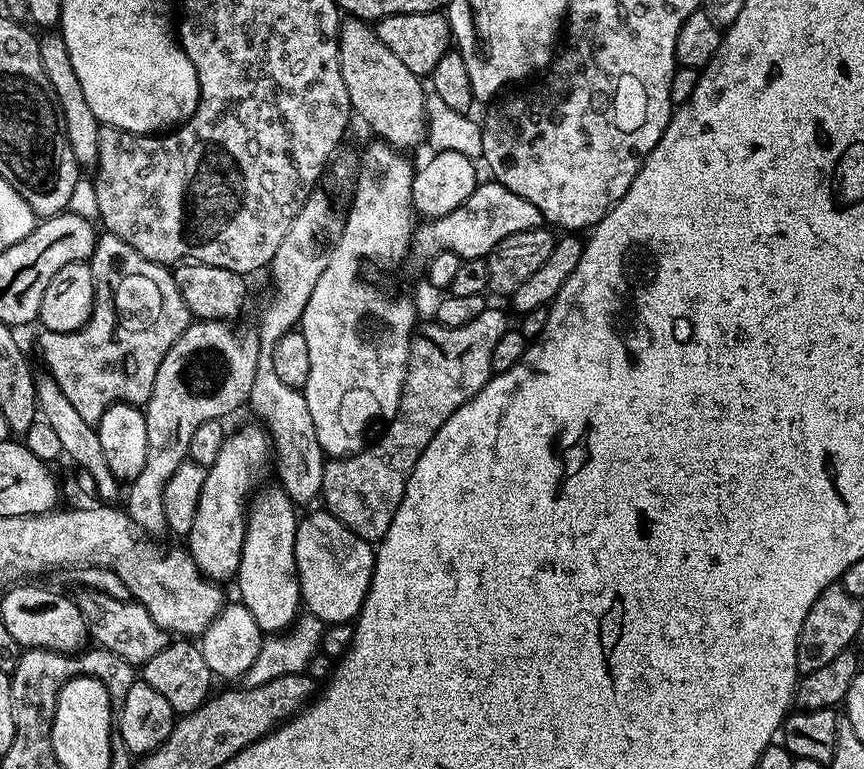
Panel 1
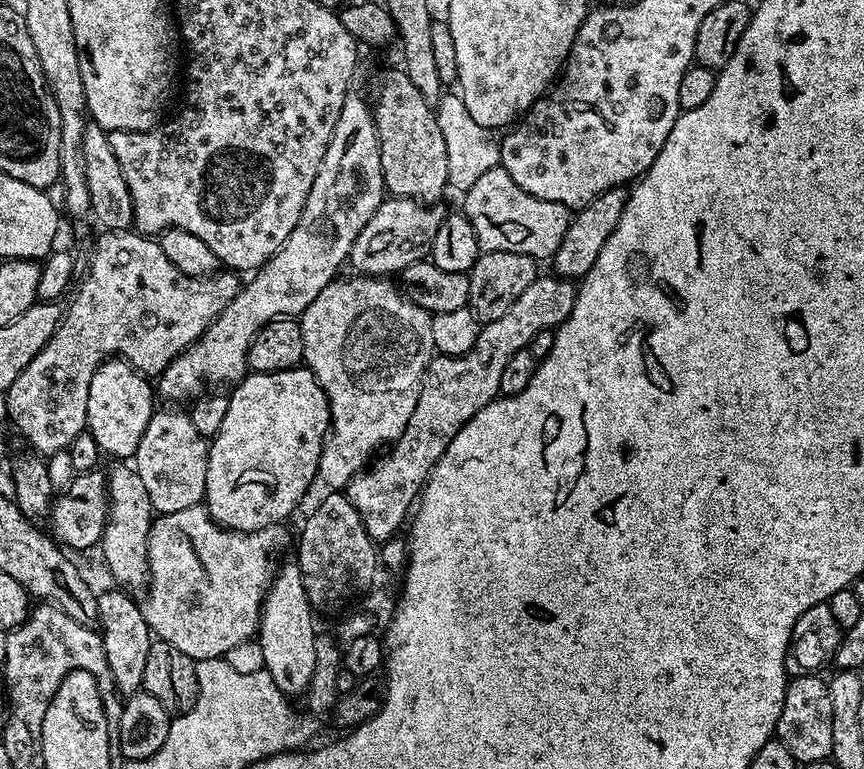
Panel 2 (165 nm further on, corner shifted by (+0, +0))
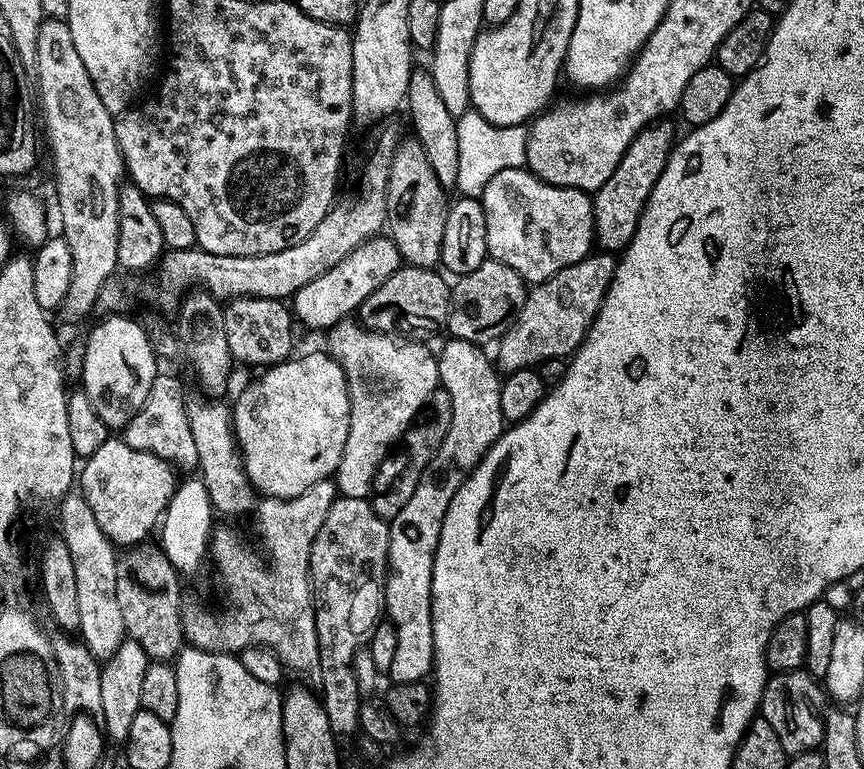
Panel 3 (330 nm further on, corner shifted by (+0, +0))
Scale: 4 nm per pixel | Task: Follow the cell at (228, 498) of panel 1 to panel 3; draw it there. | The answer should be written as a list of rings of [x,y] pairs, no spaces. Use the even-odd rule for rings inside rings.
[[[320,350],[320,352],[308,352],[305,356],[293,355],[280,364],[274,364],[263,369],[257,376],[260,377],[253,384],[246,385],[241,390],[236,404],[231,405],[232,429],[236,432],[236,444],[240,448],[240,456],[244,459],[244,469],[250,478],[252,487],[261,497],[273,500],[289,500],[298,494],[306,494],[306,490],[310,490],[310,486],[314,486],[314,482],[322,482],[336,475],[336,467],[342,458],[342,450],[346,446],[346,434],[353,431],[352,398],[348,395],[346,374],[342,374],[342,366],[338,366],[338,362],[333,356],[328,355],[327,351]]]

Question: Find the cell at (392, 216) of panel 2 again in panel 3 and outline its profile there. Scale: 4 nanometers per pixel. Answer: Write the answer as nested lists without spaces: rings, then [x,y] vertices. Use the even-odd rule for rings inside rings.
[[[384,234],[374,236],[365,244],[358,245],[353,252],[348,252],[346,258],[342,258],[342,262],[326,270],[326,274],[318,274],[314,282],[306,282],[302,290],[298,290],[290,297],[290,311],[299,323],[301,320],[308,328],[330,329],[341,320],[351,317],[359,309],[360,304],[366,302],[366,298],[370,298],[370,294],[374,294],[374,290],[378,290],[378,286],[382,286],[382,282],[386,282],[386,278],[390,278],[390,274],[397,272],[401,266],[400,251],[398,246],[394,246],[391,238]]]

